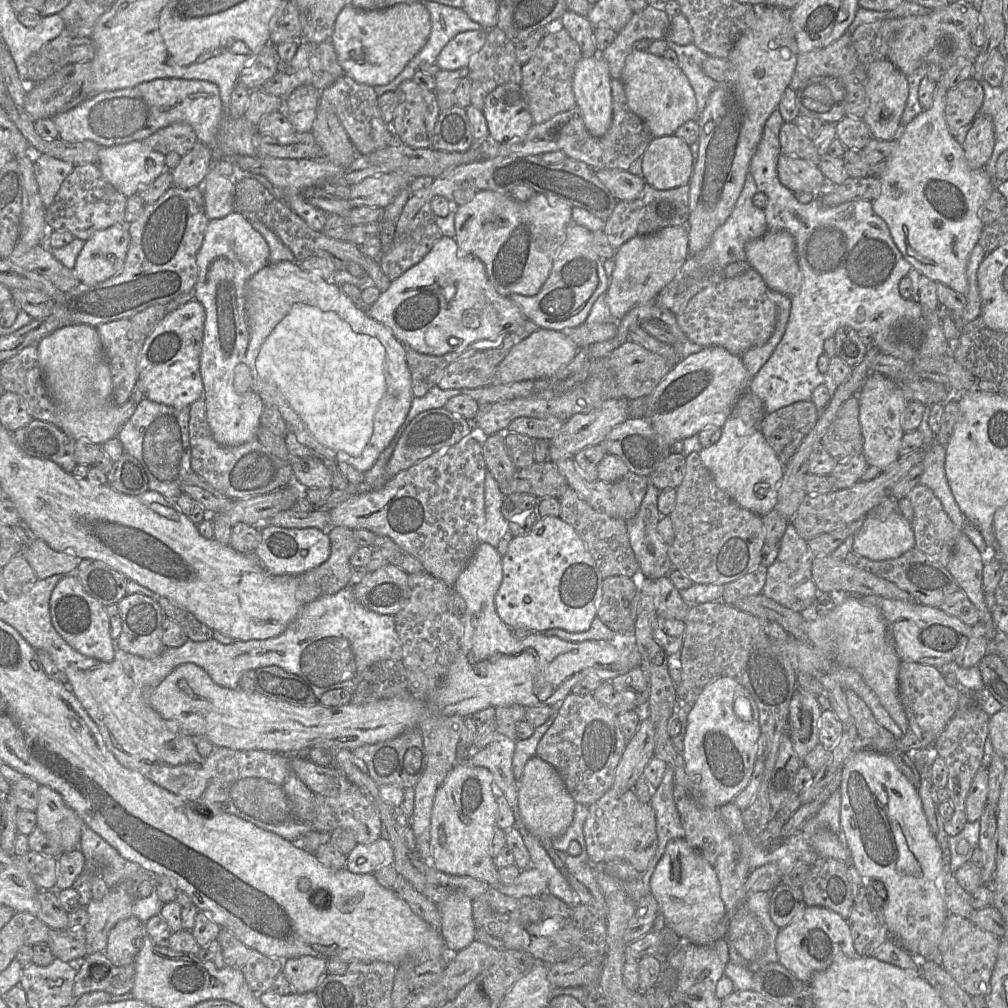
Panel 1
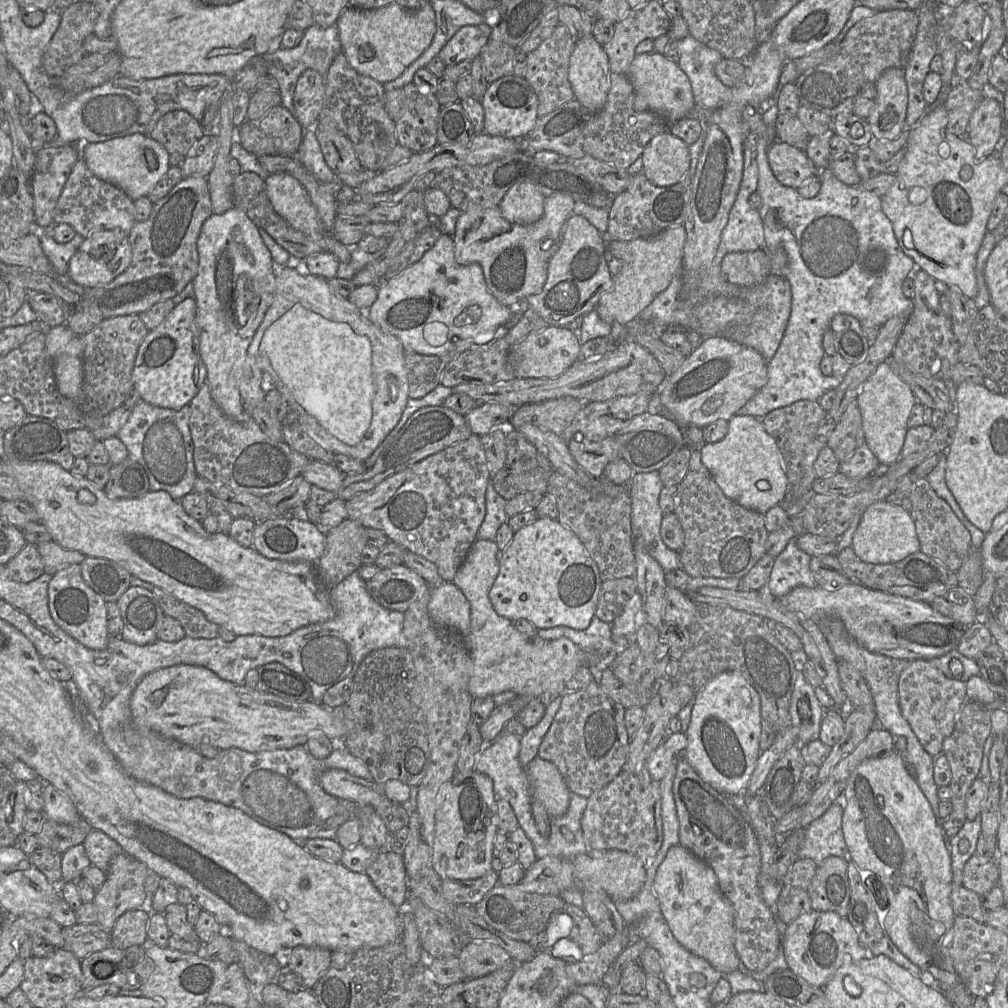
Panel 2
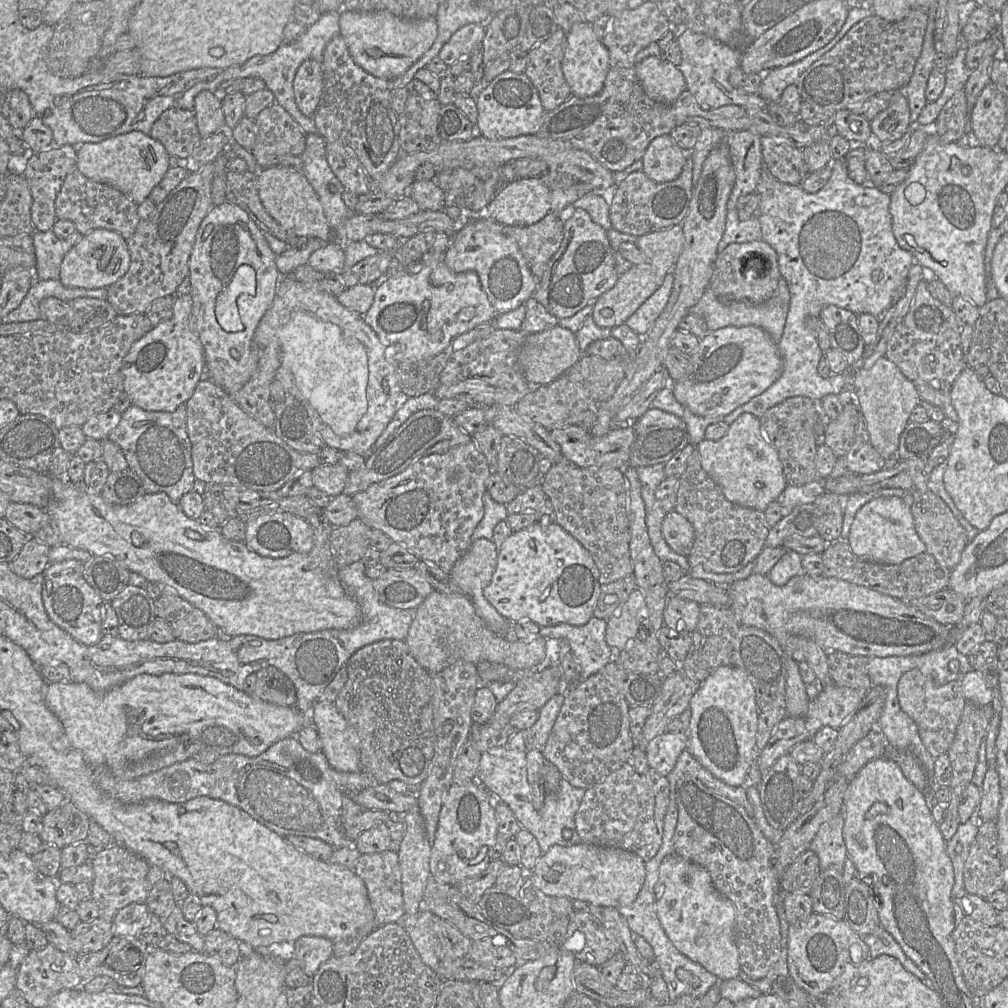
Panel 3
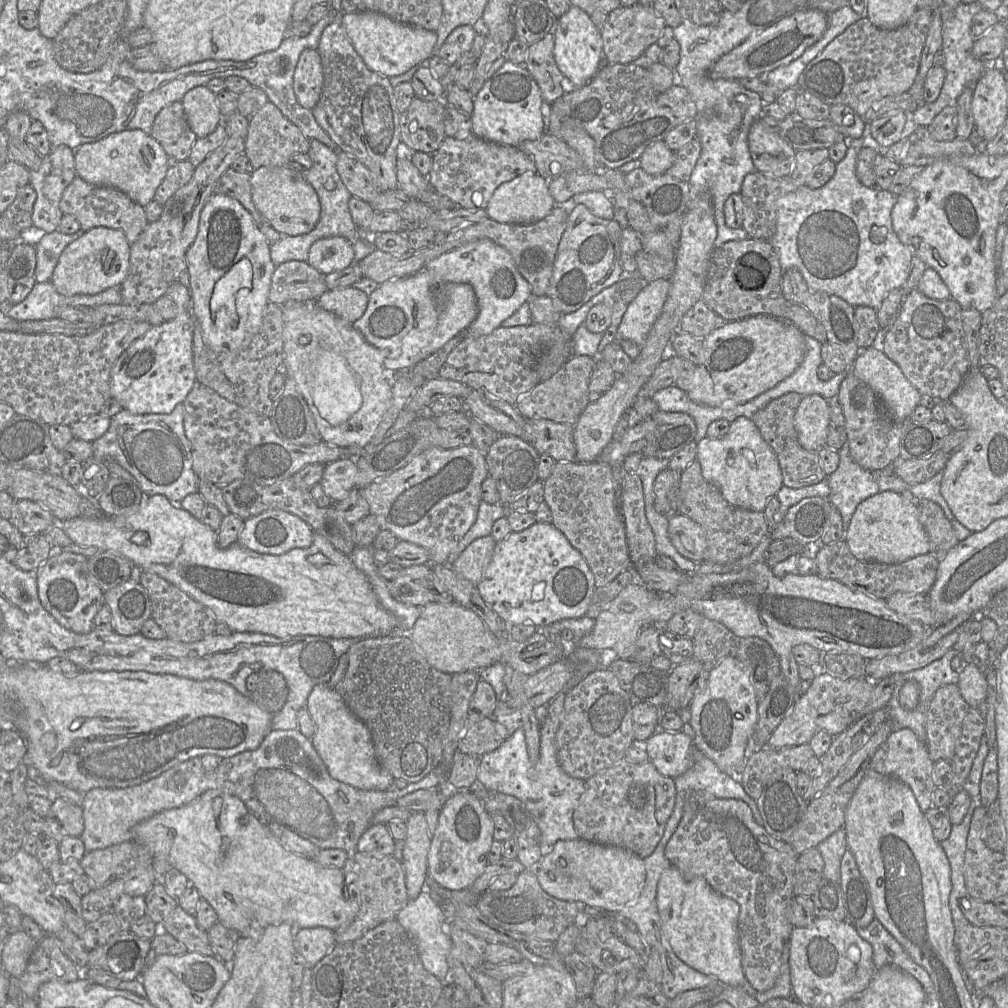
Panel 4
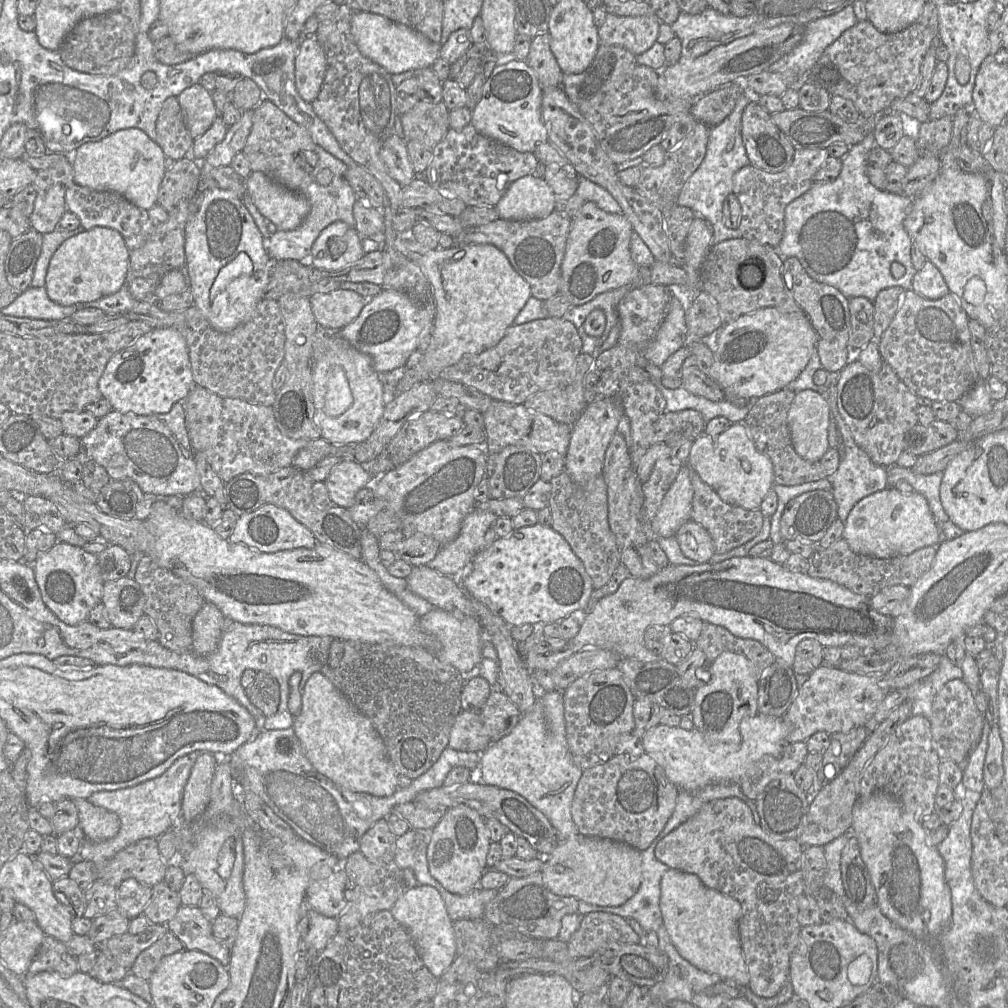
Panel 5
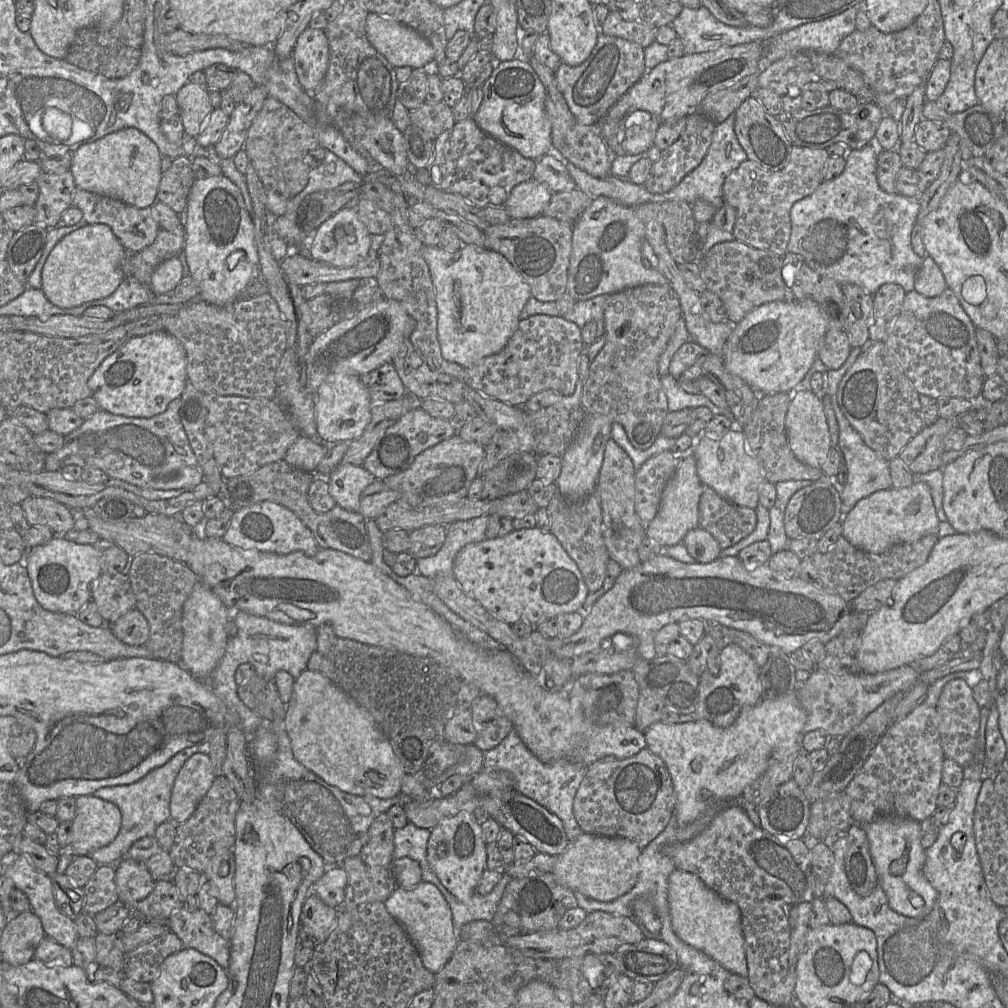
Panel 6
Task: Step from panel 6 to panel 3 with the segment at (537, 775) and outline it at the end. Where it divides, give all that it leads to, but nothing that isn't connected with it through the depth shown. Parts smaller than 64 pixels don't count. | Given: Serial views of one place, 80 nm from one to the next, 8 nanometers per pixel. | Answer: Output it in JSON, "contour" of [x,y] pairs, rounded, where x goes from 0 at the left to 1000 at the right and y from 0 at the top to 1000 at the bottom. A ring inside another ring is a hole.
{"contour":[[[513,725],[500,739],[477,747],[471,777],[481,782],[486,788],[492,788],[497,796],[506,802],[516,819],[531,830],[538,848],[549,838],[556,837],[556,839],[565,840],[577,835],[573,827],[570,827],[567,814],[570,804],[574,802],[577,796],[580,784],[568,781],[558,772],[553,787],[542,788],[538,803],[531,804],[528,799],[528,783],[523,774],[523,745],[519,725]],[[560,821],[567,824],[565,832],[559,831],[558,823]]]}

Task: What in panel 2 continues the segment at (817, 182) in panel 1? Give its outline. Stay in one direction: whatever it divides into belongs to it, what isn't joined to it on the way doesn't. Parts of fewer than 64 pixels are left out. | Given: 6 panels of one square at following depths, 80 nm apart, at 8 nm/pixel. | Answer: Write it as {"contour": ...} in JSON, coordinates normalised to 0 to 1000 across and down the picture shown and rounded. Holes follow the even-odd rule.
{"contour":[[[775,140],[764,144],[761,155],[770,178],[785,187],[794,187],[813,170],[798,150]]]}

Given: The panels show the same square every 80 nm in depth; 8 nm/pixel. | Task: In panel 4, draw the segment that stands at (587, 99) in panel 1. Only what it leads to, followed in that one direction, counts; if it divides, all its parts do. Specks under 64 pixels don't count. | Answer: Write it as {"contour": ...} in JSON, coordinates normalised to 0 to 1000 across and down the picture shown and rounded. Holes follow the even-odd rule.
{"contour":[[[567,5],[560,15],[552,19],[550,37],[550,59],[553,66],[562,77],[563,86],[580,85],[599,63],[595,31],[587,22],[585,15]]]}

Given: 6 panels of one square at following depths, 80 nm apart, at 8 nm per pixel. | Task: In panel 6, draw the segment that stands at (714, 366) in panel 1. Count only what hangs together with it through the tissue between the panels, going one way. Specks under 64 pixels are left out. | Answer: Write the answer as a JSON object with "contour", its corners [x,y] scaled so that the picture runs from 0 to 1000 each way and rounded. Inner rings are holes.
{"contour":[[[805,297],[787,300],[767,299],[743,310],[729,321],[716,351],[721,367],[735,375],[752,391],[784,389],[800,372],[816,343],[821,328],[818,312],[812,301]]]}

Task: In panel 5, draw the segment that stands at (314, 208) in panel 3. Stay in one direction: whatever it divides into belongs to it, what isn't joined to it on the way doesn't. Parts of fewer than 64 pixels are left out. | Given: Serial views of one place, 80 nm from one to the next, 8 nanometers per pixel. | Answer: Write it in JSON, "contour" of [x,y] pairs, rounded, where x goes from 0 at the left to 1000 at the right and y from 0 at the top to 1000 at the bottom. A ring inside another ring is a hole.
{"contour":[[[249,171],[244,187],[257,210],[276,228],[294,227],[308,210],[308,201],[298,189],[290,189],[260,171]]]}

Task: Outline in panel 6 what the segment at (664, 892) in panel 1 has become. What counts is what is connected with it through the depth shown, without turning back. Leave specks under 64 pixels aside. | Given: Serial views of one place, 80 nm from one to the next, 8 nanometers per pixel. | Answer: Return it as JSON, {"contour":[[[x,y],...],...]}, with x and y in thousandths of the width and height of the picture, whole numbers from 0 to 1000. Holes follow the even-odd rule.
{"contour":[[[671,862],[663,871],[663,896],[668,923],[678,935],[708,951],[726,966],[741,970],[736,908],[731,897],[714,890],[689,867]]]}

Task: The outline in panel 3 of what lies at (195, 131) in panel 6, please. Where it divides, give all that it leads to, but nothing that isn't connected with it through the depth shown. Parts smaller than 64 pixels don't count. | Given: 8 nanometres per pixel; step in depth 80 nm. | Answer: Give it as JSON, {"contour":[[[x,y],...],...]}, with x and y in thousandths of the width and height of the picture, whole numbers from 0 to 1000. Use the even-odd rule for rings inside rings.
{"contour":[[[201,89],[194,94],[191,111],[195,120],[197,133],[200,137],[216,131],[223,126],[219,100],[208,89]]]}

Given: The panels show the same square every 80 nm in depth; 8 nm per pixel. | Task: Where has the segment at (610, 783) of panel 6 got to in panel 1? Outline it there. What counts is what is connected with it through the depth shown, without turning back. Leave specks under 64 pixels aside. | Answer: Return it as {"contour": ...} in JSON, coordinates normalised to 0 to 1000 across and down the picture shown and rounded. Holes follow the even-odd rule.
{"contour":[[[604,783],[594,794],[583,800],[583,805],[578,820],[583,853],[587,856],[601,856],[607,852],[615,852],[625,856],[635,867],[639,866],[653,840],[651,813],[646,797],[636,796],[629,784],[612,787]]]}

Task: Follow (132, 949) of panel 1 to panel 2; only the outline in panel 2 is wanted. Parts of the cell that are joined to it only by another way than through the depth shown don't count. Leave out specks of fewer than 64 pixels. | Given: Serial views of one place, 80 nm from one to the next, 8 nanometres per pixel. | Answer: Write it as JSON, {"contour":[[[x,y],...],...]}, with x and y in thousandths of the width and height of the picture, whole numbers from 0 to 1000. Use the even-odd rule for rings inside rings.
{"contour":[[[143,902],[128,903],[114,915],[109,926],[109,938],[124,941],[133,938],[143,938],[149,906]]]}

